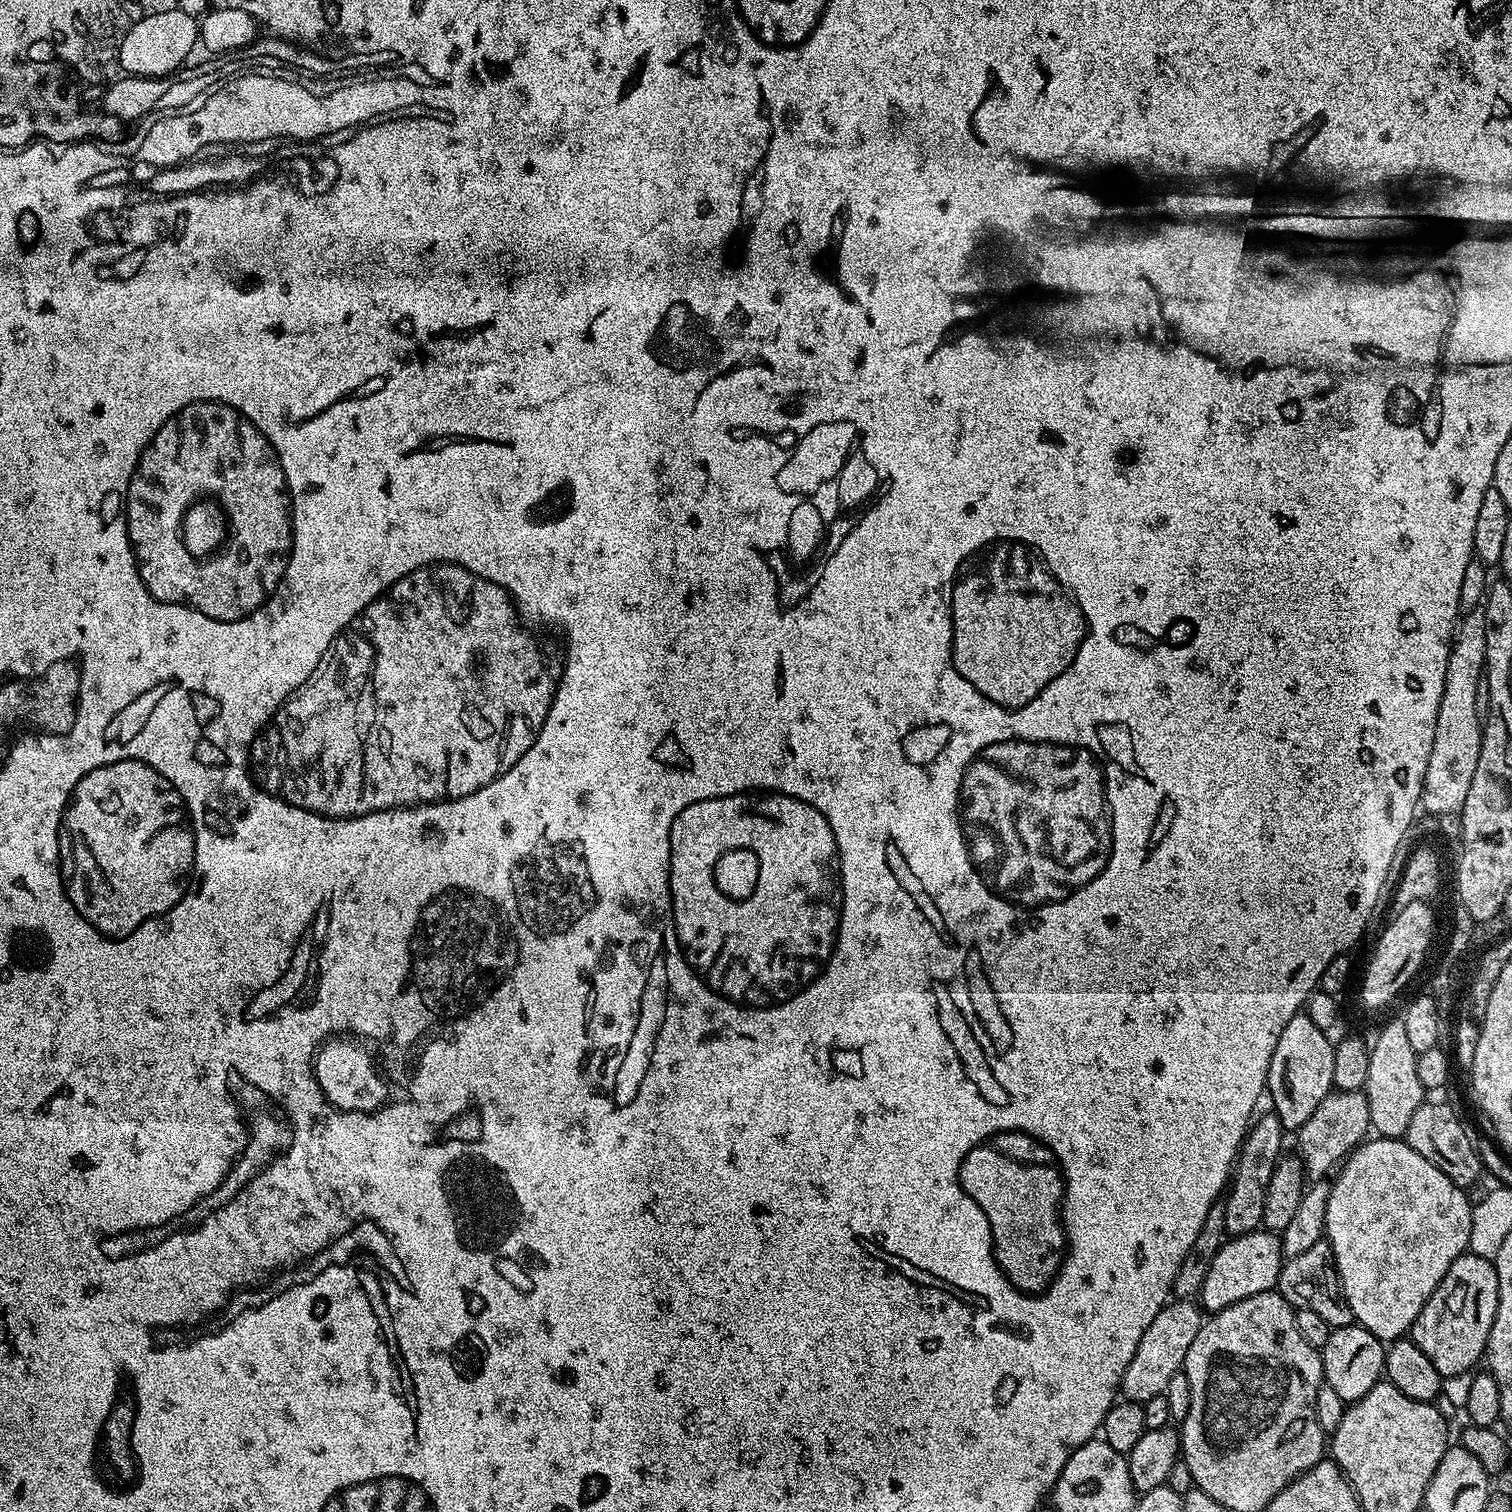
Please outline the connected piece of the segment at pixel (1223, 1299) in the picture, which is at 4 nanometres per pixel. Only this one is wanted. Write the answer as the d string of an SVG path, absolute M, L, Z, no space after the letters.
M1257 1230L1225 1239L1218 1254L1214 1254L1214 1262L1210 1262L1206 1282L1200 1287L1198 1300L1203 1311L1208 1314L1221 1312L1234 1302L1242 1302L1242 1298L1273 1291L1280 1283L1285 1259L1277 1233Z

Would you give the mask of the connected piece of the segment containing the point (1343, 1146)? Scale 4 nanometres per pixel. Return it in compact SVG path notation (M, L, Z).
M1333 1090L1328 1096L1322 1098L1314 1114L1306 1119L1305 1124L1294 1136L1297 1146L1300 1147L1298 1159L1304 1166L1307 1179L1312 1182L1325 1179L1329 1175L1328 1171L1331 1173L1349 1153L1364 1143L1371 1127L1370 1106L1363 1091Z

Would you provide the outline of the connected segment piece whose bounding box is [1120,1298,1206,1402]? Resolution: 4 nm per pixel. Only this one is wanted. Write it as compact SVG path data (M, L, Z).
M1176 1298L1165 1304L1158 1318L1146 1326L1146 1334L1142 1334L1142 1342L1138 1342L1138 1350L1134 1350L1130 1366L1126 1366L1126 1374L1120 1383L1123 1399L1143 1402L1164 1395L1170 1378L1183 1369L1186 1350L1194 1346L1194 1338L1198 1338L1198 1330L1205 1319L1201 1305L1191 1299Z

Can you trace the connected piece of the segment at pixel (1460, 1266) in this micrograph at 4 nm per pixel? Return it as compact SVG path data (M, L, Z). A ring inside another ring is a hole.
M1465 1254L1459 1256L1446 1270L1446 1278L1438 1282L1434 1294L1422 1306L1418 1318L1410 1329L1410 1338L1434 1362L1434 1370L1442 1378L1448 1376L1460 1376L1463 1372L1471 1373L1477 1367L1476 1363L1481 1363L1488 1346L1488 1335L1494 1326L1494 1314L1498 1310L1498 1274L1496 1273L1495 1263L1481 1256Z

